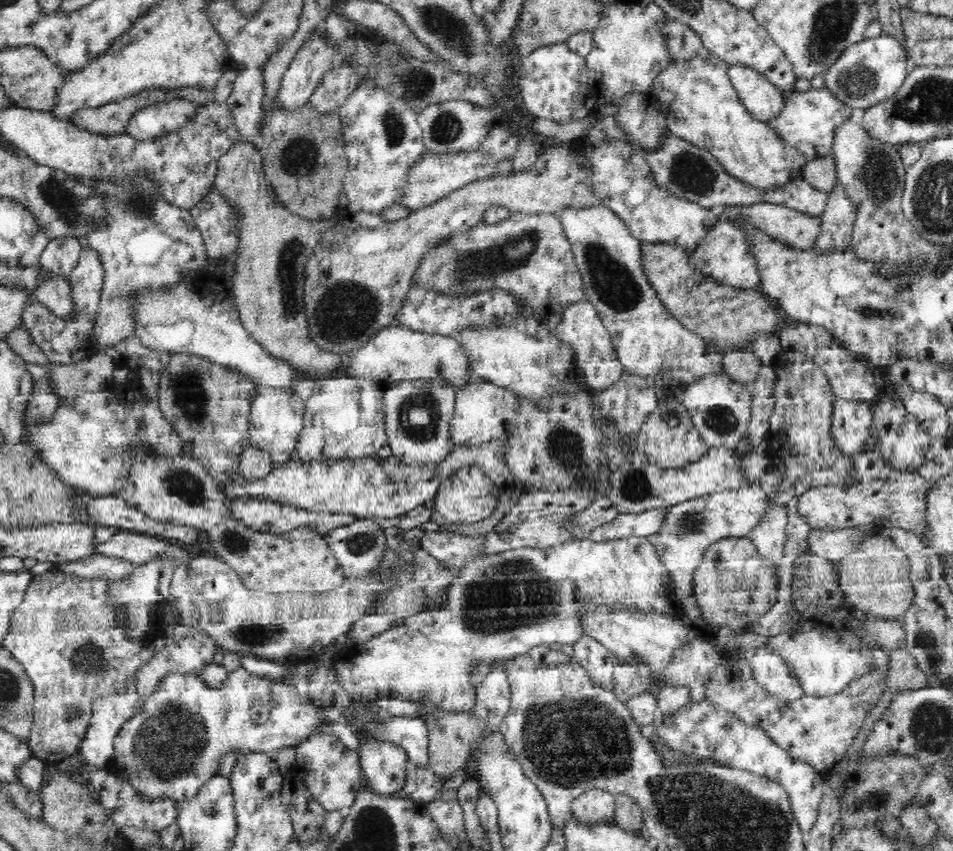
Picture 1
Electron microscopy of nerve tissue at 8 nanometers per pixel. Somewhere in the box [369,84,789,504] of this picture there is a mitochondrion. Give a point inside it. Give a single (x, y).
(458, 266)

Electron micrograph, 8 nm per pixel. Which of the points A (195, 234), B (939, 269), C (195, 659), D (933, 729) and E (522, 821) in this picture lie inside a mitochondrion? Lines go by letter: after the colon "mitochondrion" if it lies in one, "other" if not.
A: other
B: other
C: other
D: mitochondrion
E: other

